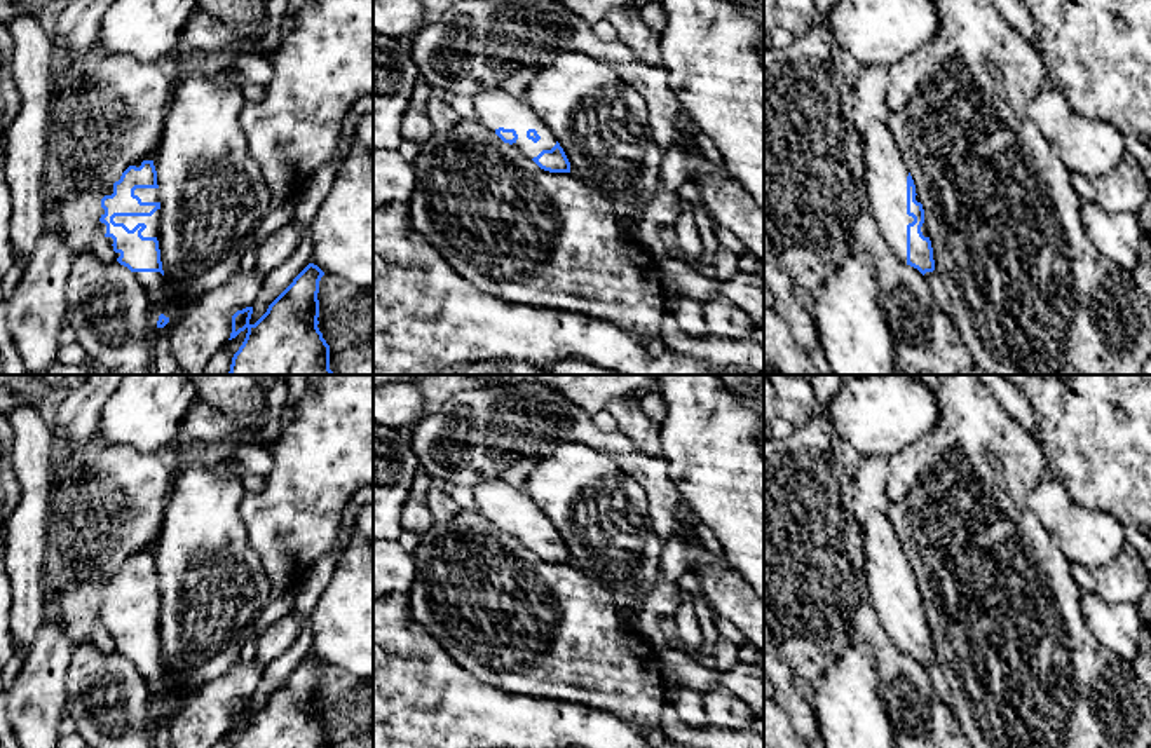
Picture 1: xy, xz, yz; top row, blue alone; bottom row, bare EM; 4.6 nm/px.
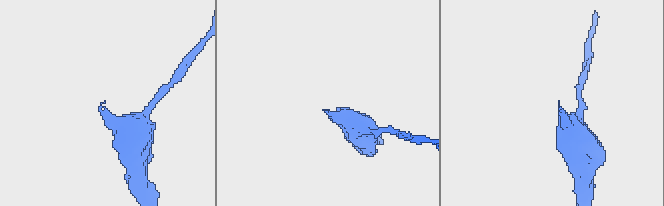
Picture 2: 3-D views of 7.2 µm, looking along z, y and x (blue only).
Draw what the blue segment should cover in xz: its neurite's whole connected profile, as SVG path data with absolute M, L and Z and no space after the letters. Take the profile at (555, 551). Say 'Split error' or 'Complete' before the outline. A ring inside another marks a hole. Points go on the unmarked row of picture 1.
Split error. M502 479L476 485L476 509L504 534L513 535L549 563L570 563L570 553L546 513L525 493Z

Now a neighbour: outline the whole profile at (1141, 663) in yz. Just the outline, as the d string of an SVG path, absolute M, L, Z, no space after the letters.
M1151 582L1149 589L1142 596L1139 603L1141 621L1142 621L1142 636L1139 652L1132 661L1135 675L1148 689L1148 696L1151 701Z

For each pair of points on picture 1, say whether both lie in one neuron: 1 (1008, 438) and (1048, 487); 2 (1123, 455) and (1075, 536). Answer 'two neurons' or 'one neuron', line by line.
1: two neurons
2: two neurons

